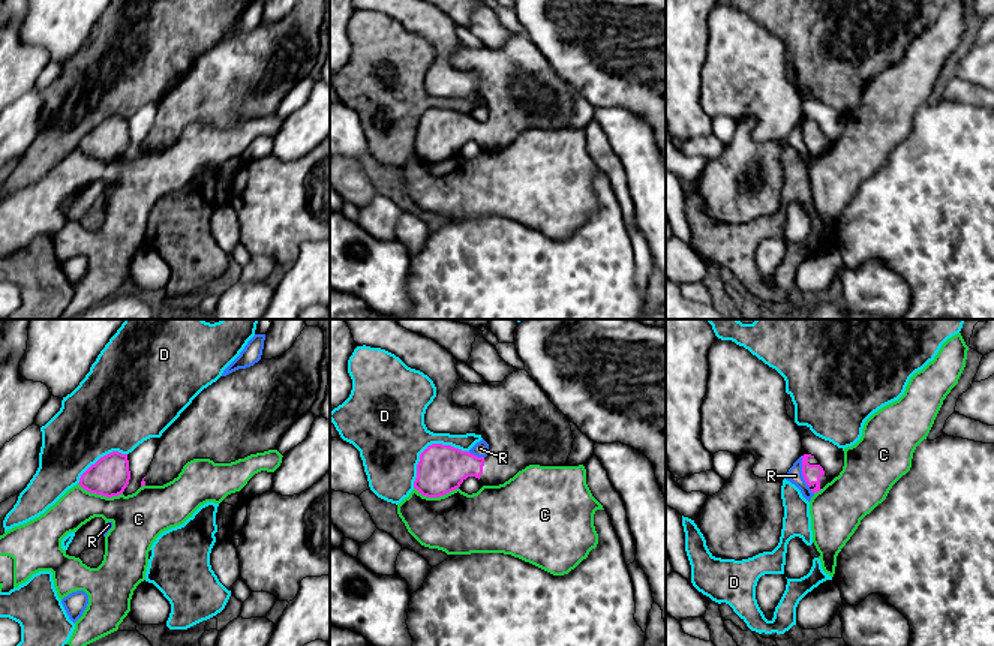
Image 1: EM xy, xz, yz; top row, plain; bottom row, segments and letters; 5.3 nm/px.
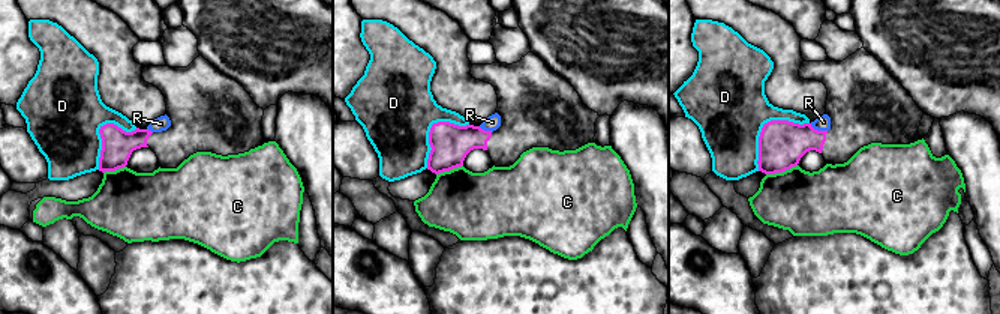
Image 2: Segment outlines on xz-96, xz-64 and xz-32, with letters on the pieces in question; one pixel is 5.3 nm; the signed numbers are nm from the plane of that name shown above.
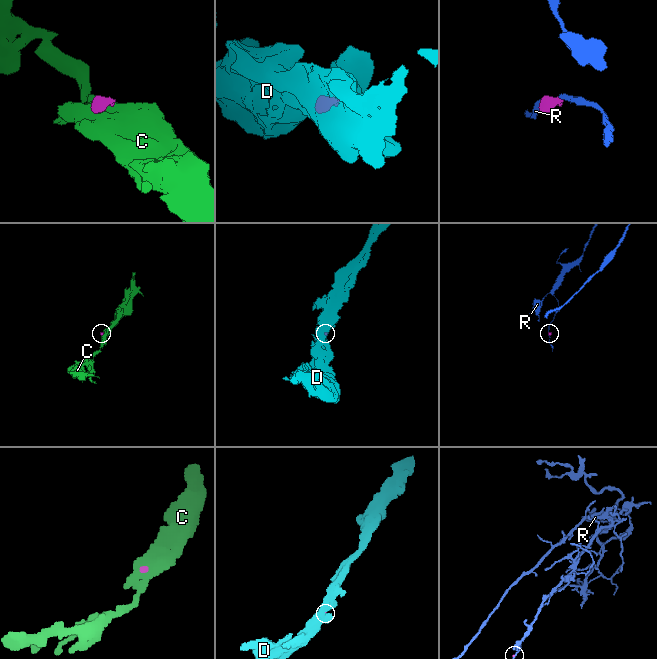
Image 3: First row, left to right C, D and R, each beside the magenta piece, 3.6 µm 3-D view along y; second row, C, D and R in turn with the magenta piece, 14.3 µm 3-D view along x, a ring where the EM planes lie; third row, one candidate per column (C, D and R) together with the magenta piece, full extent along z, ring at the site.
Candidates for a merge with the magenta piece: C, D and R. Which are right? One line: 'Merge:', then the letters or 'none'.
Merge: none

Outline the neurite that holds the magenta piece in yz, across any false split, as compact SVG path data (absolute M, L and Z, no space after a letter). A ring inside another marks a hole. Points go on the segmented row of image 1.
M811 454L802 456L802 475L813 493L820 492L829 483L820 462Z

